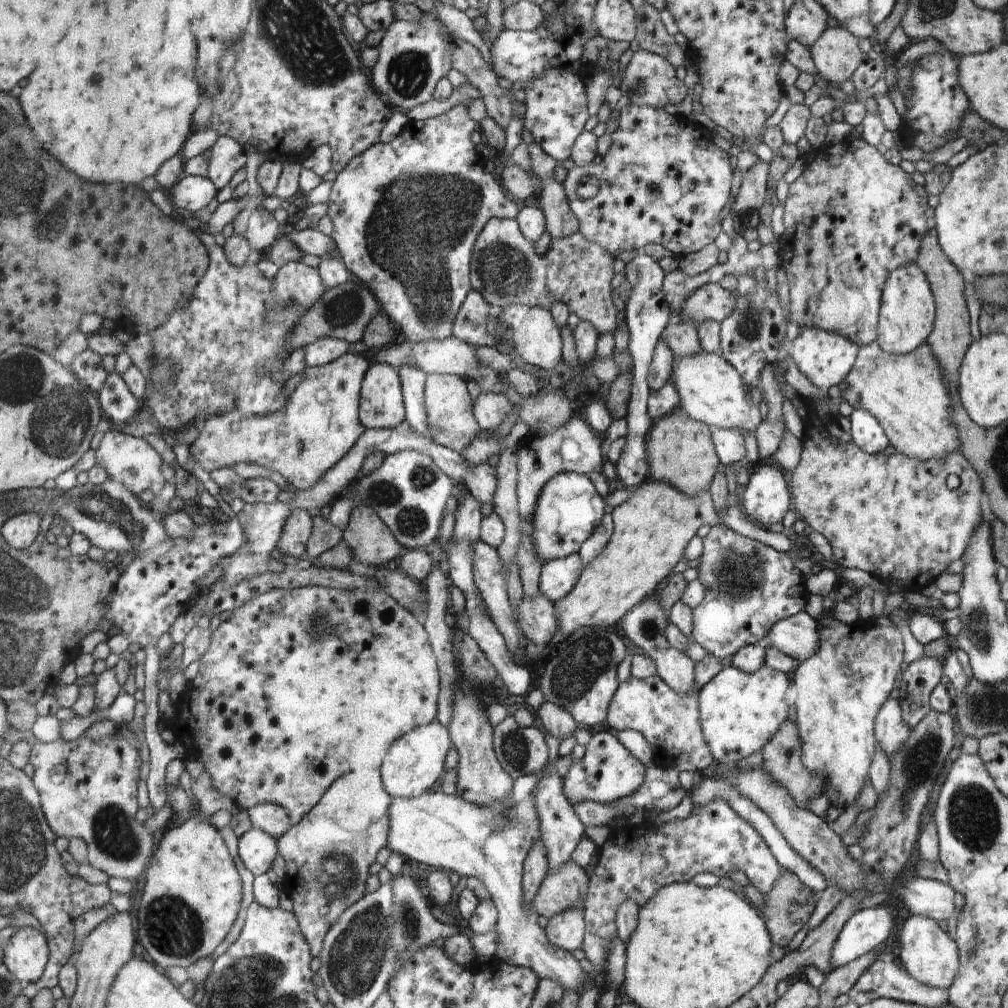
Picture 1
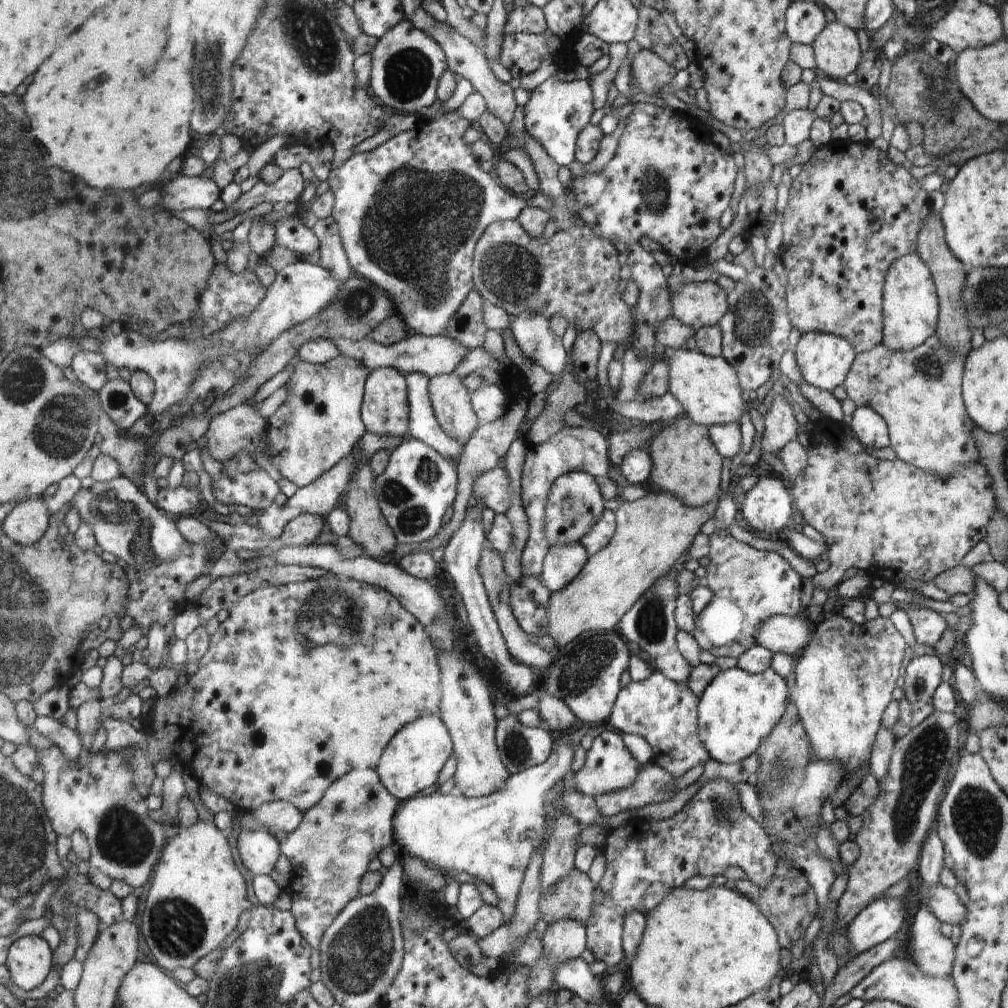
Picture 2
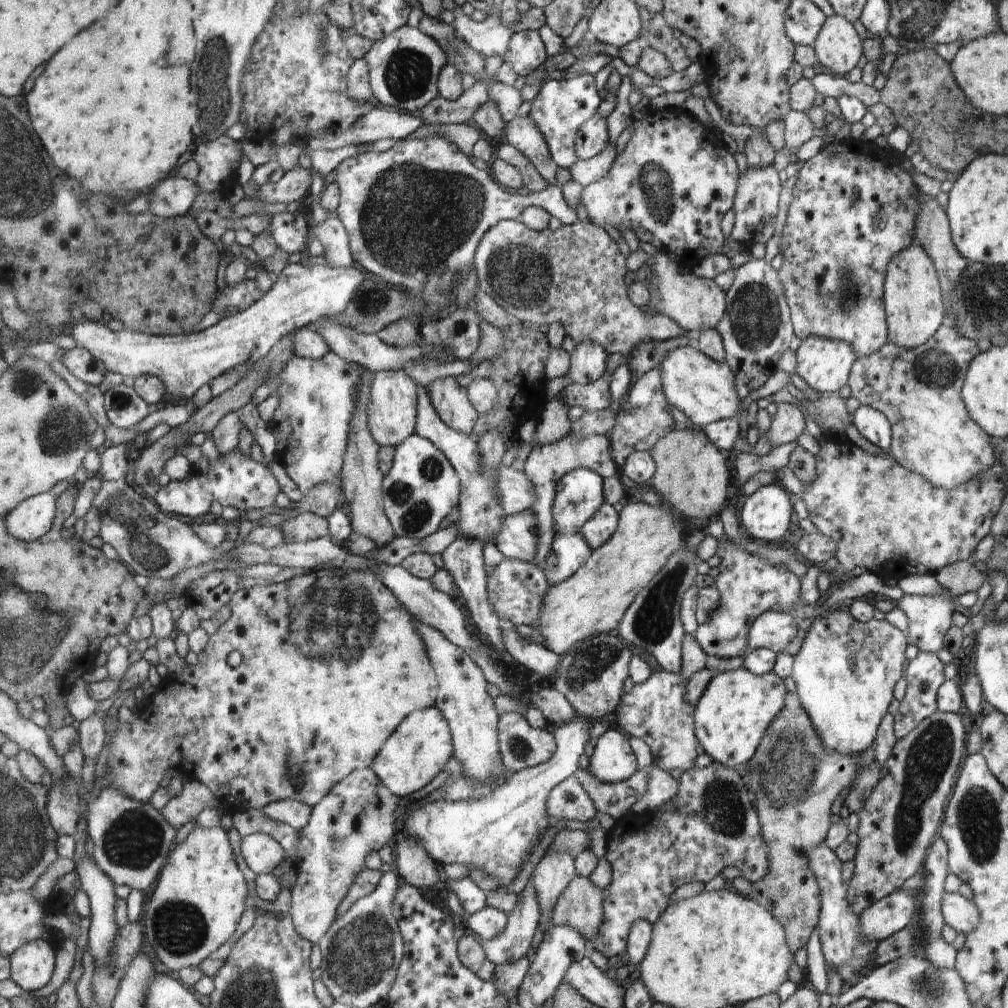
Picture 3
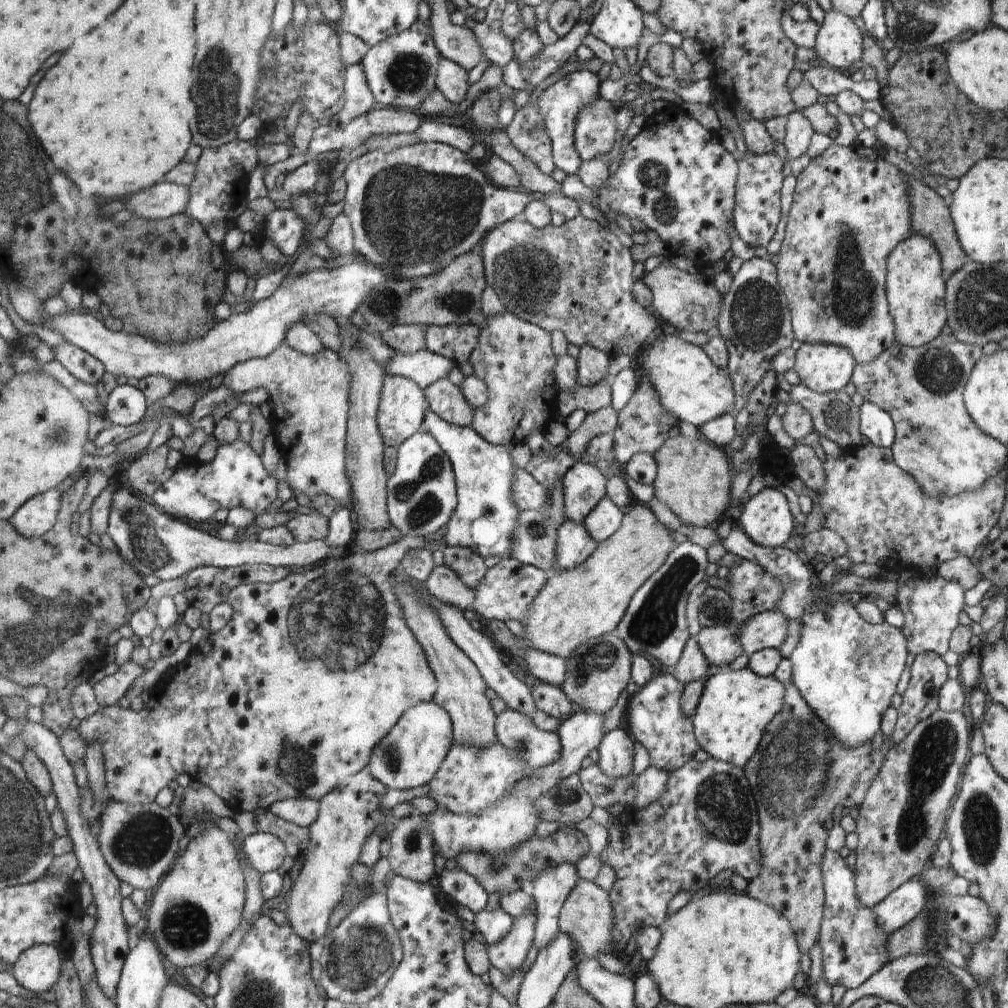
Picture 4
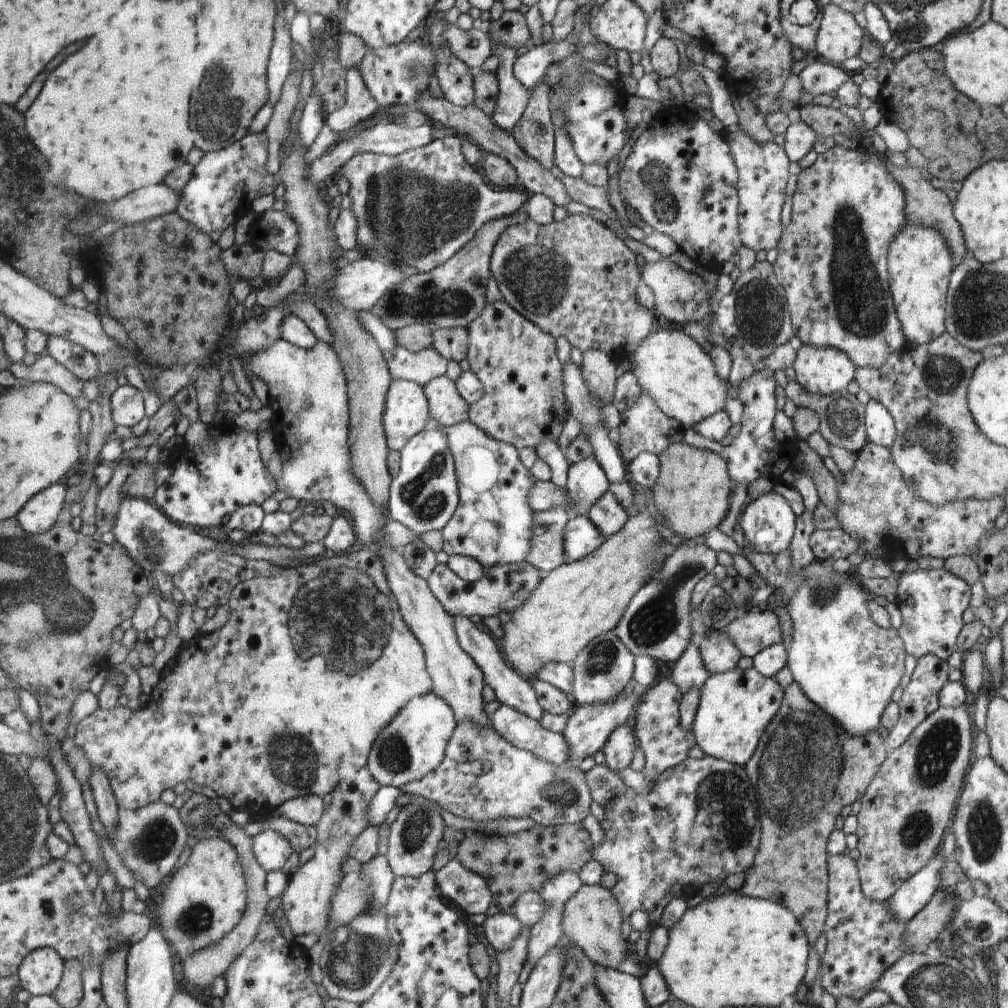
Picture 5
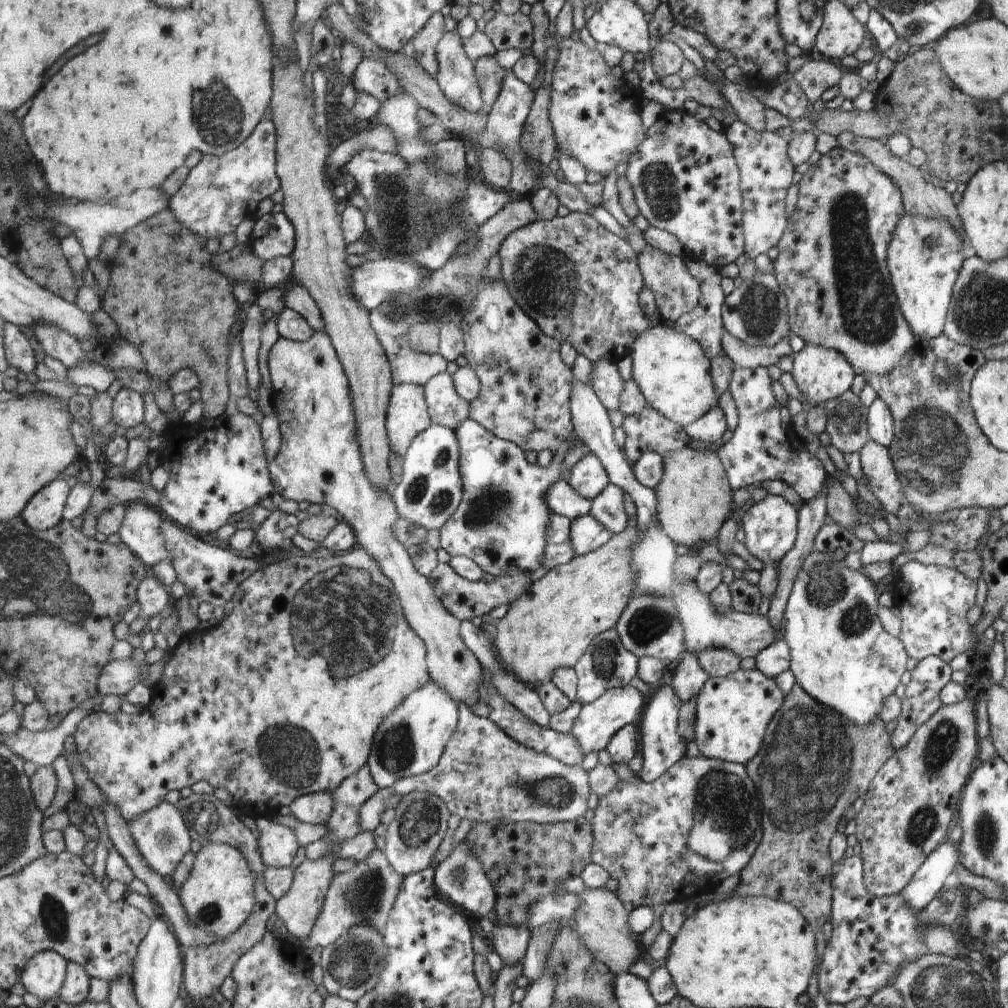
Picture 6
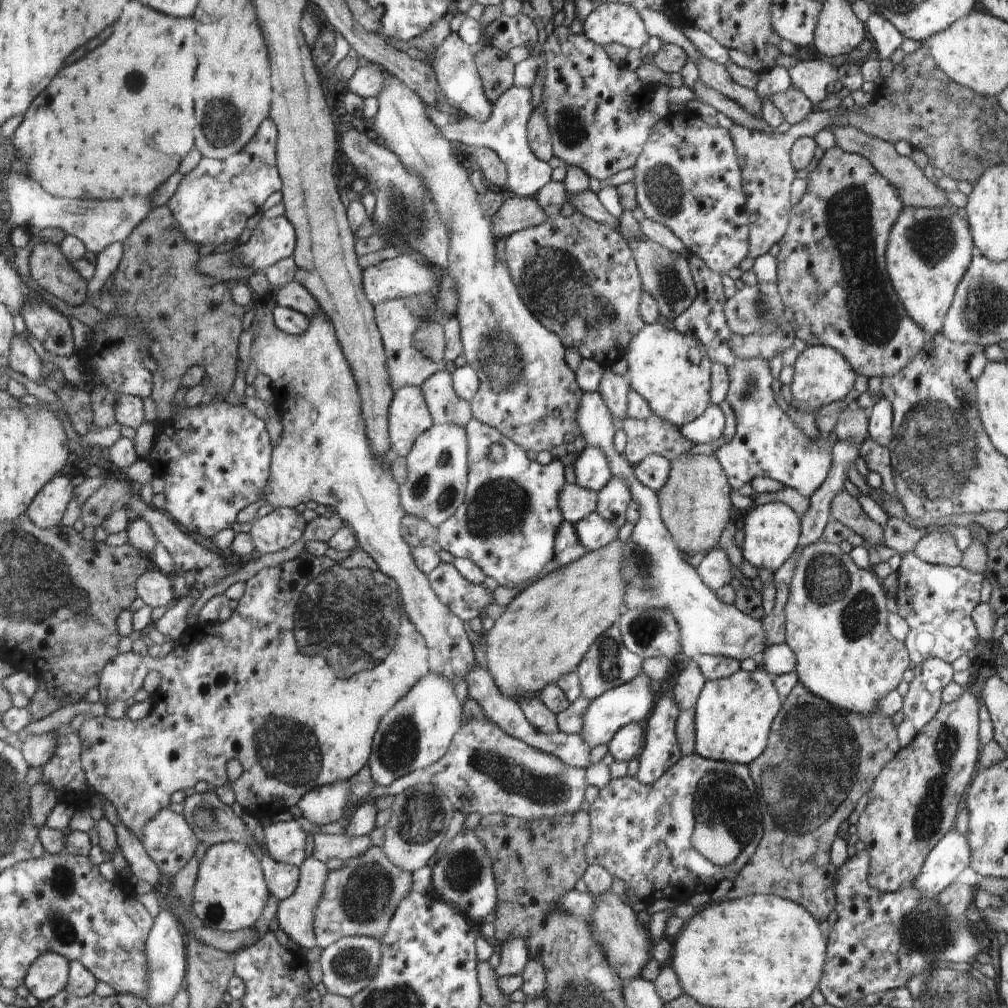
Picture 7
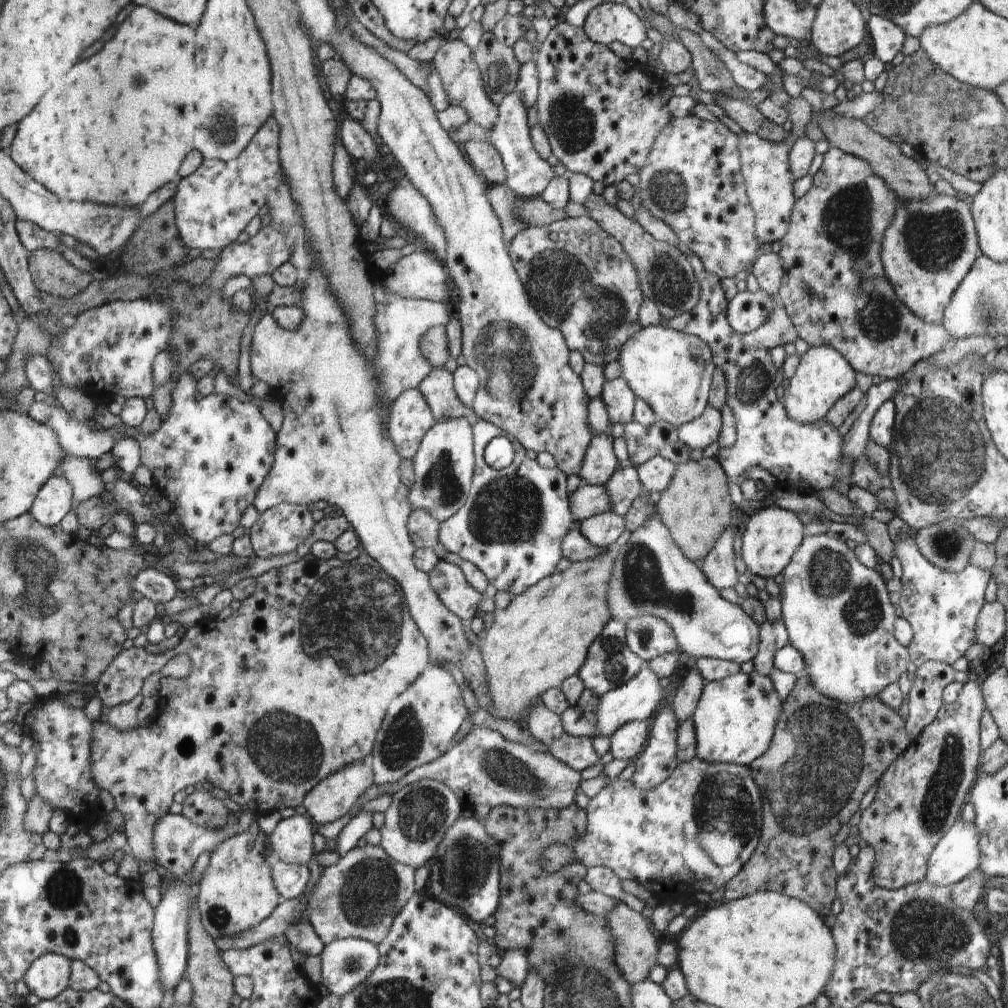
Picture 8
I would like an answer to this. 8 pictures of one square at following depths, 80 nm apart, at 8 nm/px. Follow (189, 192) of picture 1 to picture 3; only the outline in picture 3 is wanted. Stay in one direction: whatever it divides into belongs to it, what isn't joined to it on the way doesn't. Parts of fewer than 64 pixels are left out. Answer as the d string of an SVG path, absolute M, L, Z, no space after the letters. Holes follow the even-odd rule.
M170 175L152 189L150 211L161 217L177 217L190 212L201 187L180 175Z

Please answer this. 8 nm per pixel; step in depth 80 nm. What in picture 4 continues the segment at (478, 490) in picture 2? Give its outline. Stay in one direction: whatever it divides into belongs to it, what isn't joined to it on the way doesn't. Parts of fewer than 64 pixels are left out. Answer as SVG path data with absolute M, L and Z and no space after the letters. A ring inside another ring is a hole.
M526 469L514 470L513 501L521 511L540 511L550 501L548 492Z

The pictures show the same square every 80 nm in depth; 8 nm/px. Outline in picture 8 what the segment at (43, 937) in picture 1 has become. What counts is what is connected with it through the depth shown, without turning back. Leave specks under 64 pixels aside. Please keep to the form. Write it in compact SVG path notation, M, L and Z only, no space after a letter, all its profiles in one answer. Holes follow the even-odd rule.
M57 953L41 957L21 977L31 993L44 999L56 999L71 987L73 961Z

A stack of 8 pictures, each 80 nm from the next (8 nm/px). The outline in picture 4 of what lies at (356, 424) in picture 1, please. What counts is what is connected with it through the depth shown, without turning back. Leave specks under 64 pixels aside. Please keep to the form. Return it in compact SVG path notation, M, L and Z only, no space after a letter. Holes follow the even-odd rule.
M286 342L278 345L278 348L270 353L268 357L261 359L250 359L249 361L244 361L242 364L238 364L234 369L230 369L228 373L225 373L221 385L226 387L228 390L233 391L236 394L244 393L258 387L264 387L269 392L269 400L274 403L274 410L272 410L272 415L270 416L269 423L271 424L272 430L279 435L279 440L281 442L281 452L282 457L285 460L287 468L287 478L286 481L289 483L291 490L295 493L306 494L308 498L314 500L319 494L329 494L334 497L336 502L342 506L342 510L347 513L347 518L349 520L349 525L356 527L357 516L353 512L353 503L350 498L350 481L348 480L348 475L346 474L346 440L348 440L348 410L350 410L350 393L353 382L351 381L351 374L348 372L348 364L346 360L342 358L338 351L330 349L322 349L318 354L315 355L305 355L294 350L293 347L288 346Z

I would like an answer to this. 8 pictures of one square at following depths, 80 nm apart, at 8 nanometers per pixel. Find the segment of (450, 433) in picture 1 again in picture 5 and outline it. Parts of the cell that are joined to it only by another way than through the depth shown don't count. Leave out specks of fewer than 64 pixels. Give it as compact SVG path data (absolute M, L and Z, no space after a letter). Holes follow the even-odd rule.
M448 376L433 378L424 386L428 396L429 410L432 418L440 426L456 425L469 420L469 403L462 398Z

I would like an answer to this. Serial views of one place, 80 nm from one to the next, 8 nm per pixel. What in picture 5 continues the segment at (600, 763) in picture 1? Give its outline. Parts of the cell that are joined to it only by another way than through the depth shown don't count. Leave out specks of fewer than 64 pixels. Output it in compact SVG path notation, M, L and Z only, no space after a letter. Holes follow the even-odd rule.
M628 724L621 725L608 738L603 749L605 756L603 764L611 771L619 774L624 768L632 765L636 750L636 738L634 738L632 730L628 728Z

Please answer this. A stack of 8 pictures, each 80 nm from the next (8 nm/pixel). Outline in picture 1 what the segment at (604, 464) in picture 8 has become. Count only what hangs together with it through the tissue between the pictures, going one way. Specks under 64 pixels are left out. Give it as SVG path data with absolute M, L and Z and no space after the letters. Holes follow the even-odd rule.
M574 471L555 474L538 495L534 509L533 546L542 563L576 554L590 535L600 526L606 512L602 494L586 475Z

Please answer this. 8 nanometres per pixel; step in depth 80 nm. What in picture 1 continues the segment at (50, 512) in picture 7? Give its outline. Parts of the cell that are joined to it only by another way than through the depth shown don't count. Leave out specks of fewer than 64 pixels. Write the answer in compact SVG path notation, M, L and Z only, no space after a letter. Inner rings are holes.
M26 513L10 518L1 531L15 549L29 549L41 535L40 526L41 515Z

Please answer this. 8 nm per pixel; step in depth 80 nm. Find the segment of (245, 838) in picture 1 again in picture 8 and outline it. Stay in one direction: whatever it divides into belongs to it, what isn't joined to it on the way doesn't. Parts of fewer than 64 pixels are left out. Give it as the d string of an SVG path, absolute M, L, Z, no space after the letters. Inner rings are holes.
M302 810L288 819L278 822L269 835L273 854L287 864L308 865L314 859L313 836L316 825Z

